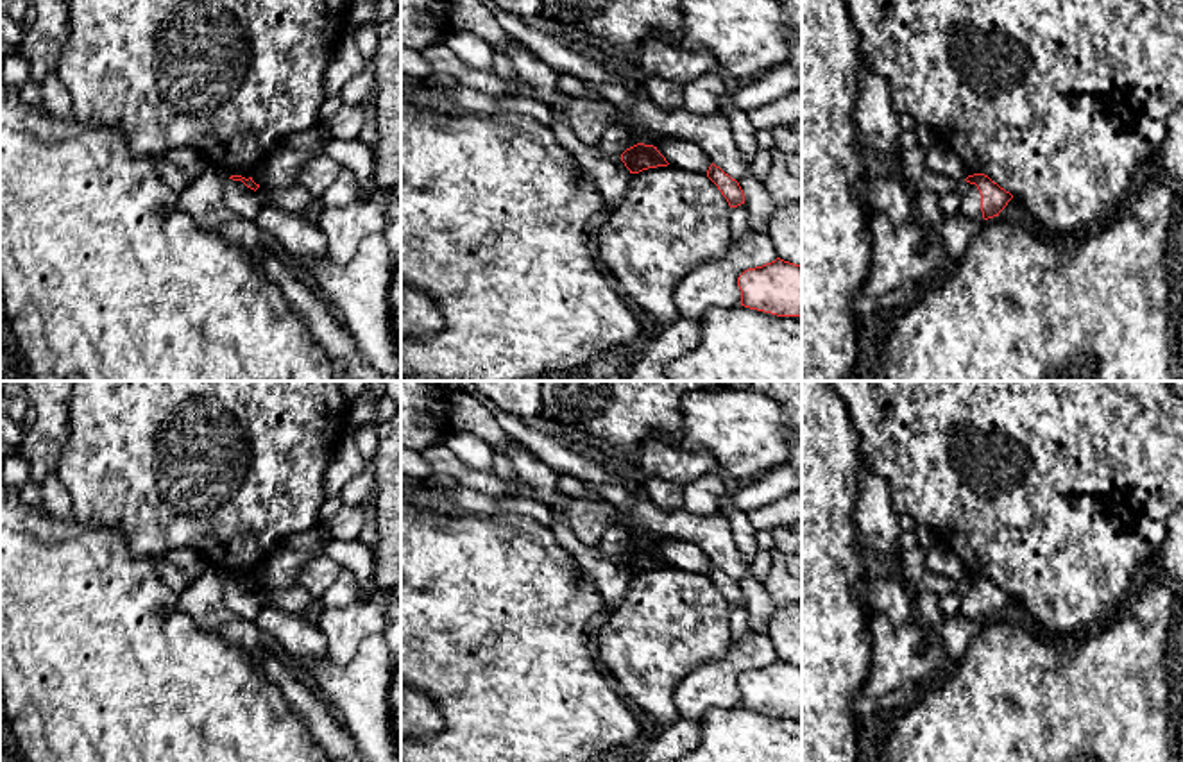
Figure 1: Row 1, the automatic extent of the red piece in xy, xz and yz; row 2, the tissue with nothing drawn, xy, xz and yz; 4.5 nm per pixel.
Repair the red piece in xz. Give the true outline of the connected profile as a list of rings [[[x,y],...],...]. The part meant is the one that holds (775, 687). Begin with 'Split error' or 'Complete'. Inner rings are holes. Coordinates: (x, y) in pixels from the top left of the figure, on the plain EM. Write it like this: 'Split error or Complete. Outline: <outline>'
Complete. Outline: [[[777,658],[737,678],[741,707],[777,717],[802,717],[802,667]]]

